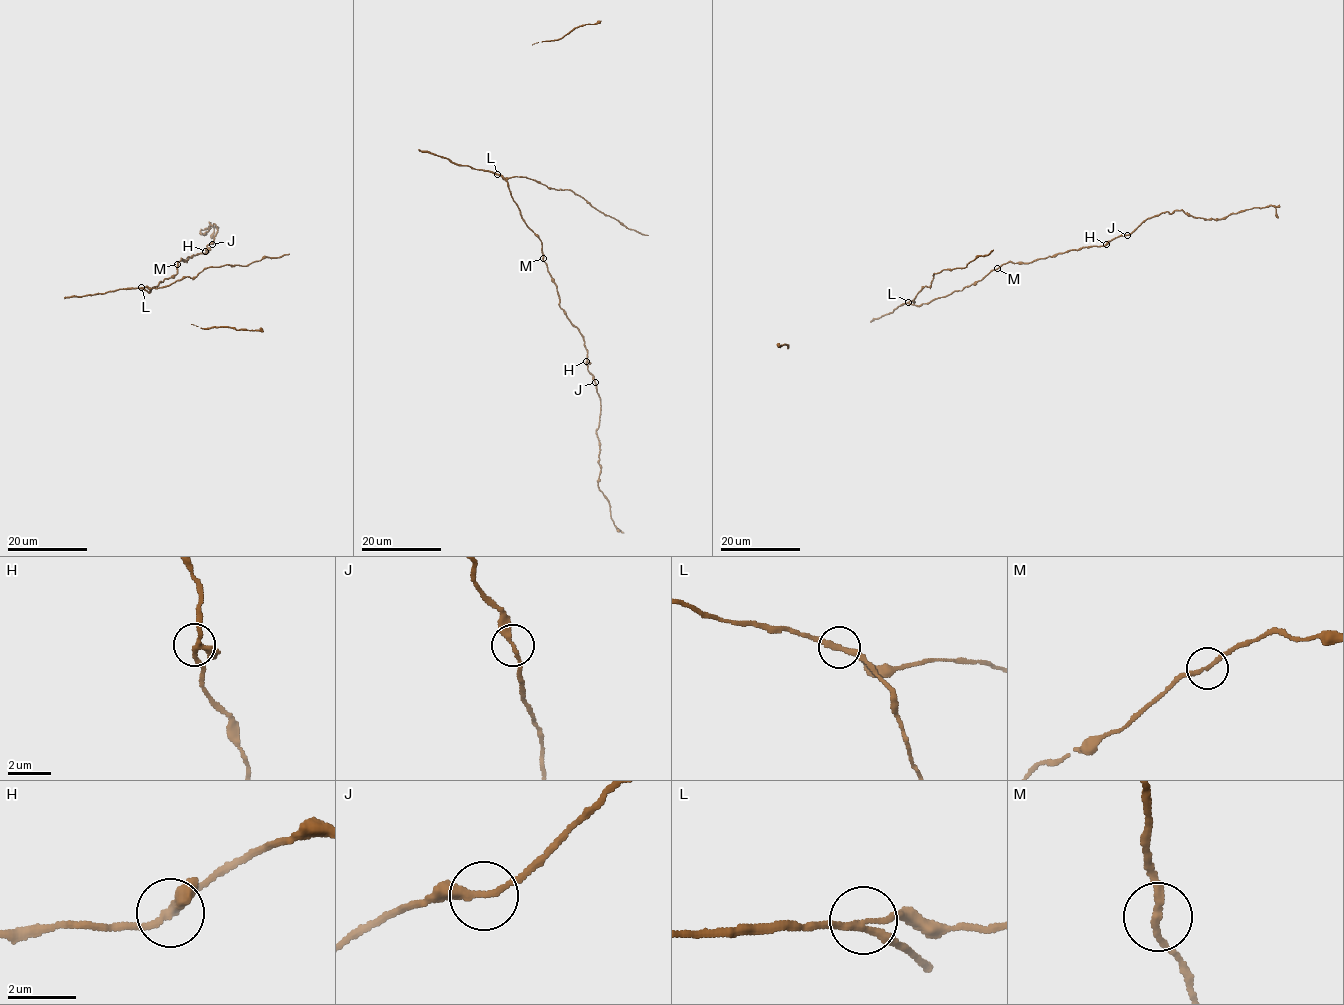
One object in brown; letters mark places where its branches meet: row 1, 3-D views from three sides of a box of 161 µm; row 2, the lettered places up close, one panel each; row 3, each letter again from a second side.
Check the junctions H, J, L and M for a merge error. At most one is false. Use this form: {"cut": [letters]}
{"cut": ["L"]}

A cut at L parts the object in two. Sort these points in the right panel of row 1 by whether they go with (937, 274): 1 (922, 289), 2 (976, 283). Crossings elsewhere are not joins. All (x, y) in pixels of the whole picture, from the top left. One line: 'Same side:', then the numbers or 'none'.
Same side: 1

